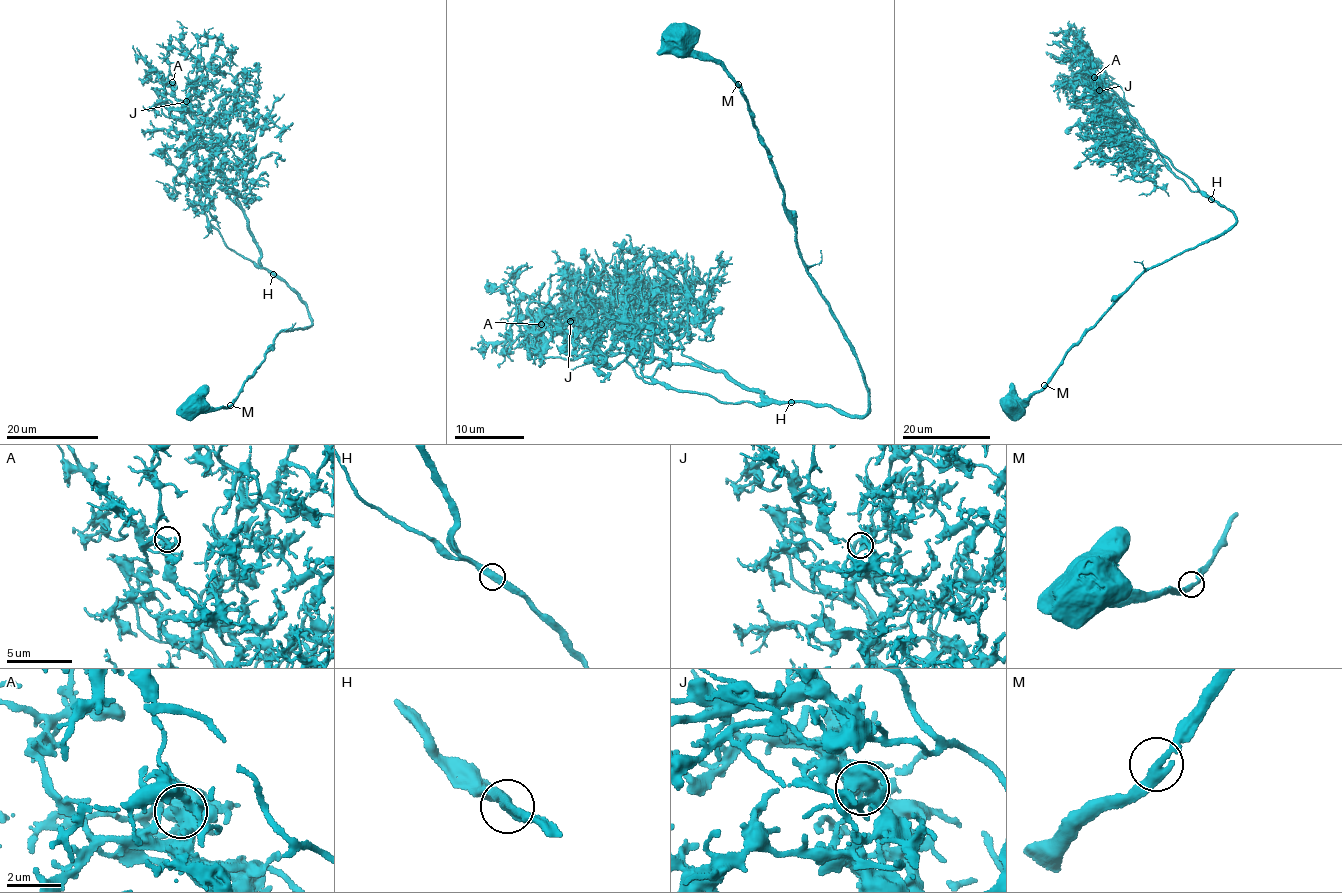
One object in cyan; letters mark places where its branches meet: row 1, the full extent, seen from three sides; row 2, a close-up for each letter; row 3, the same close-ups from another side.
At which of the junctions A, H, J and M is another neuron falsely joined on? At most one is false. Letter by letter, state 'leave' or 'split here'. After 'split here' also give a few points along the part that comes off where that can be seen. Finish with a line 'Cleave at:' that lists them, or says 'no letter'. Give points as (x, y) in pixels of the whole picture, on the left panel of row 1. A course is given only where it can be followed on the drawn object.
A: leave
H: leave
J: leave
M: leave
Cleave at: no letter

